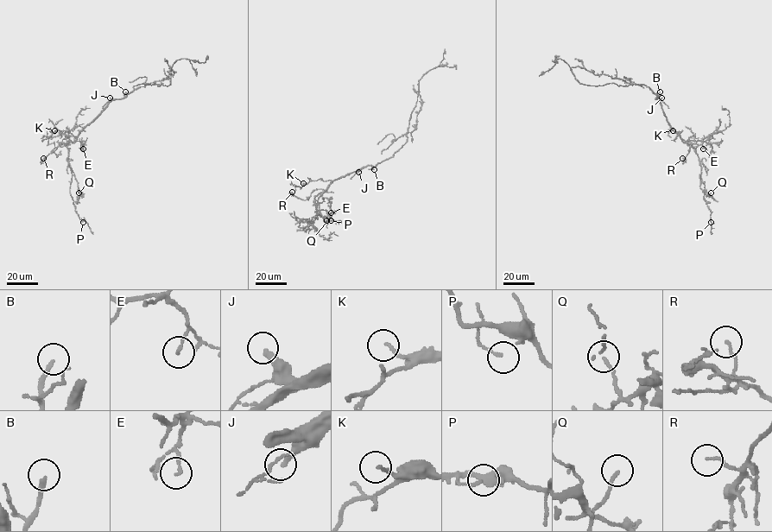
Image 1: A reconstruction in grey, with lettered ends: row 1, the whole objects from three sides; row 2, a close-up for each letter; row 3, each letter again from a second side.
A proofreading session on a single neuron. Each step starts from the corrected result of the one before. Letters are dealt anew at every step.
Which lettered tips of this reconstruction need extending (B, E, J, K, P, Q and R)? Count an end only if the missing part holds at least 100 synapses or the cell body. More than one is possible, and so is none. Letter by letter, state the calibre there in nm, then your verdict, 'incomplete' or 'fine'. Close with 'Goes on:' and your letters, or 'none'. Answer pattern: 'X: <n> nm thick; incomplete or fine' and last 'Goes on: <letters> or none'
B: 180 nm thick; incomplete
E: 120 nm thick; fine
J: 280 nm thick; incomplete
K: 140 nm thick; fine
P: 110 nm thick; fine
Q: 140 nm thick; fine
R: 130 nm thick; fine
Goes on: B, J

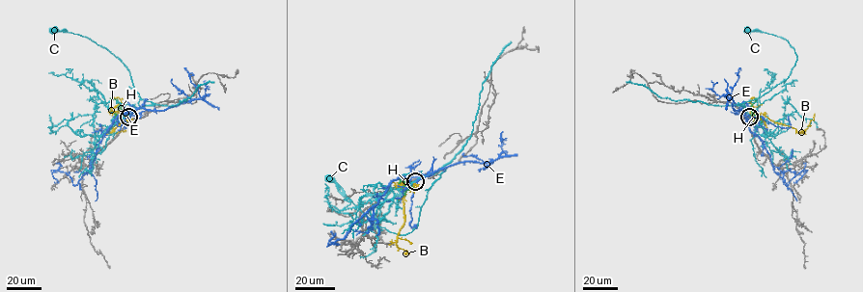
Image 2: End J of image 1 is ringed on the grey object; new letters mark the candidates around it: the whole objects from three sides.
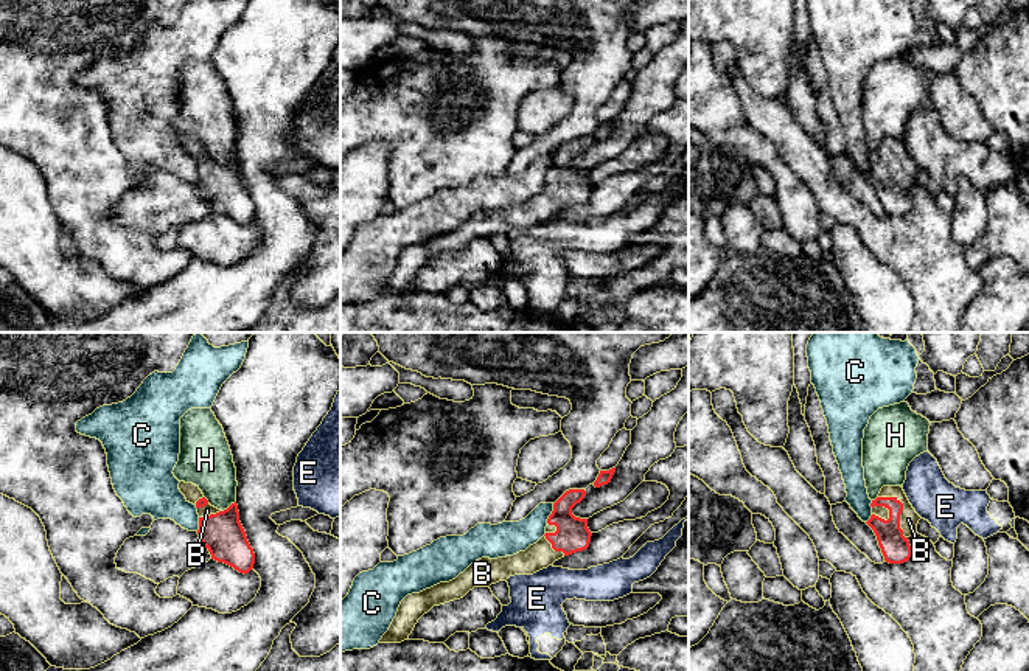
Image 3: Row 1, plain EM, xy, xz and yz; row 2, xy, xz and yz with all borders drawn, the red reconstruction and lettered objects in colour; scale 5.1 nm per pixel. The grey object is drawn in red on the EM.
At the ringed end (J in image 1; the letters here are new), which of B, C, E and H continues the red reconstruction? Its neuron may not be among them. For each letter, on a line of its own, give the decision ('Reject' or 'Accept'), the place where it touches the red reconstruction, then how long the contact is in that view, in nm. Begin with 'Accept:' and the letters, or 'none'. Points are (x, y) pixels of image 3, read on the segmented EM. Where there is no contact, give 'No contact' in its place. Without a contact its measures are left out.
Accept: B
B: Accept. Touches red at yz (902, 510). Shared border 260 nm
C: Reject. Touches red at xz (552, 513). Shared border 110 nm
E: Reject. No contact
H: Reject. Touches red at xy (229, 507). Shared border 100 nm

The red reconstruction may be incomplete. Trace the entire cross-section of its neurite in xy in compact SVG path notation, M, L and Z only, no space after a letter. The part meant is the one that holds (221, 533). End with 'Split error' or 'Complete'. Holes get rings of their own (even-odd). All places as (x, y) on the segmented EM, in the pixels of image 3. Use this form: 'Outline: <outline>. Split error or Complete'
Outline: M180 482L179 489L187 502L197 508L197 534L211 559L224 562L239 573L249 573L255 564L255 553L239 522L236 502L221 511L208 503L199 486Z. Split error

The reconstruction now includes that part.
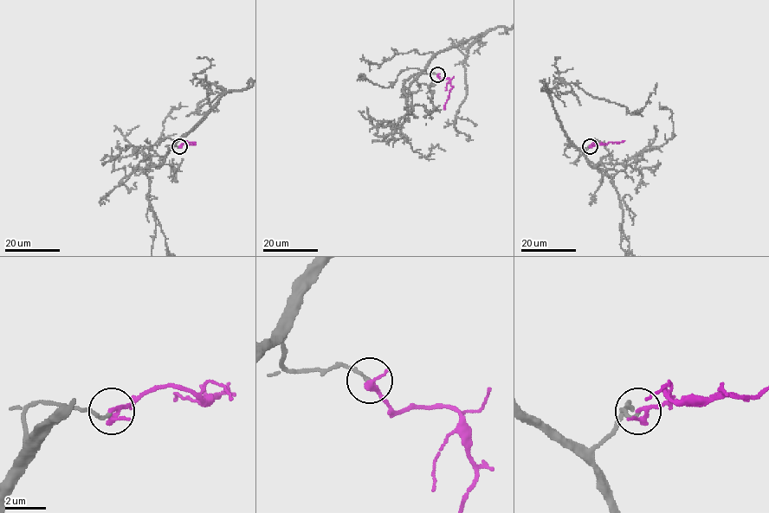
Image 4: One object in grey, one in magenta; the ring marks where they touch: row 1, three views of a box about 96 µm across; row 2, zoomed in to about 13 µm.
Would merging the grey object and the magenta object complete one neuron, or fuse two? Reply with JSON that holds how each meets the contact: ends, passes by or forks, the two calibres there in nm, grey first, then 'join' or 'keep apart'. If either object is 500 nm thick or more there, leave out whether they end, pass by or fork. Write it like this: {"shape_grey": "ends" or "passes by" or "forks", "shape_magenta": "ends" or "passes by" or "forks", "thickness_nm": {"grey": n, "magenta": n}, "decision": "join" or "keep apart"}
{"shape_grey": "ends", "shape_magenta": "forks", "thickness_nm": {"grey": 160, "magenta": 130}, "decision": "join"}

